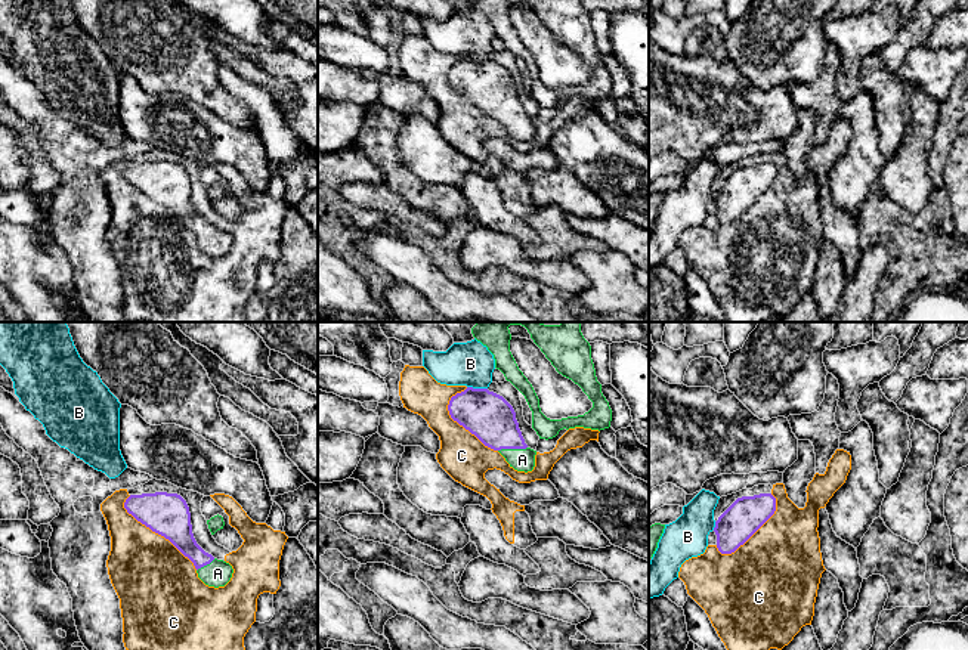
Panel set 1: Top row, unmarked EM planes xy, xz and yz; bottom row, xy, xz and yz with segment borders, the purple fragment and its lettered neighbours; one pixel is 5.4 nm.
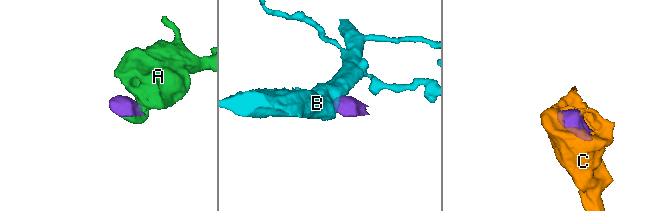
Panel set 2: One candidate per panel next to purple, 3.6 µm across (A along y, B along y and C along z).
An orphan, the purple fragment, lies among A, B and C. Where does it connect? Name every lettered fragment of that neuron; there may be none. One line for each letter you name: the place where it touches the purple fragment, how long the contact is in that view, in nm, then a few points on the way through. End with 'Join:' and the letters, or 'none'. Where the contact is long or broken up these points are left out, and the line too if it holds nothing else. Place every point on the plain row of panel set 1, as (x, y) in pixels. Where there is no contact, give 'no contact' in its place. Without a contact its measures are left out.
A: xz (512, 117) | 160 nm
Join: A

